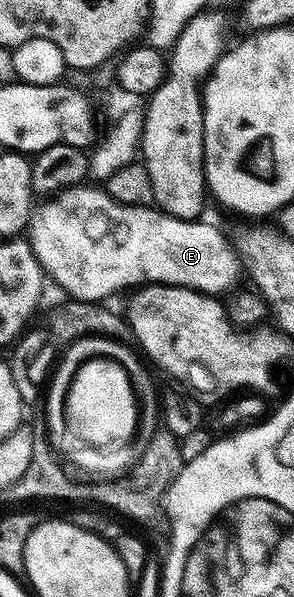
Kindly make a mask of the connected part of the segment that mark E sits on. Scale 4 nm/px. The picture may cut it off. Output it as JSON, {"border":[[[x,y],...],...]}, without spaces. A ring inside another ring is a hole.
{"border":[[[82,183],[73,186],[72,189],[65,190],[61,194],[55,195],[50,199],[44,200],[32,214],[31,220],[27,226],[27,240],[29,246],[35,251],[35,255],[39,259],[41,268],[45,270],[46,274],[57,285],[62,285],[66,289],[68,296],[72,300],[104,302],[112,293],[117,293],[120,289],[128,290],[130,287],[140,287],[143,285],[178,285],[184,289],[194,289],[196,293],[208,293],[210,295],[228,294],[234,288],[233,284],[243,275],[243,261],[239,256],[236,248],[232,249],[229,246],[229,241],[206,219],[194,219],[192,221],[184,221],[178,217],[173,217],[170,213],[162,213],[156,207],[148,205],[124,205],[115,199],[111,199],[111,195],[106,193],[104,188],[97,187],[92,189],[89,183]]]}

